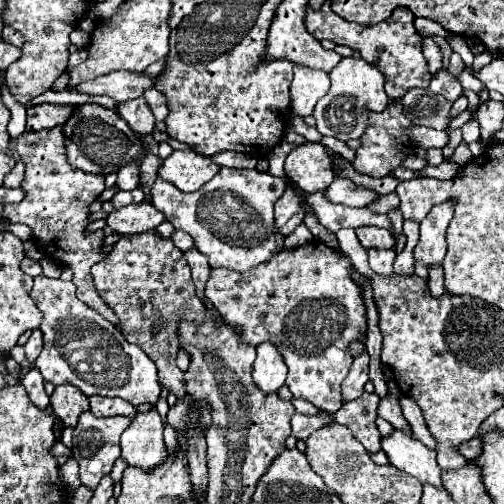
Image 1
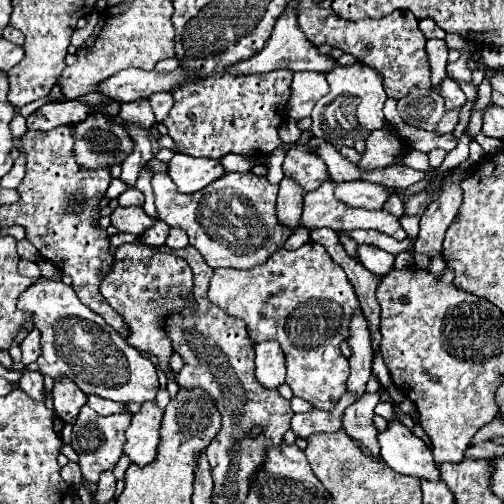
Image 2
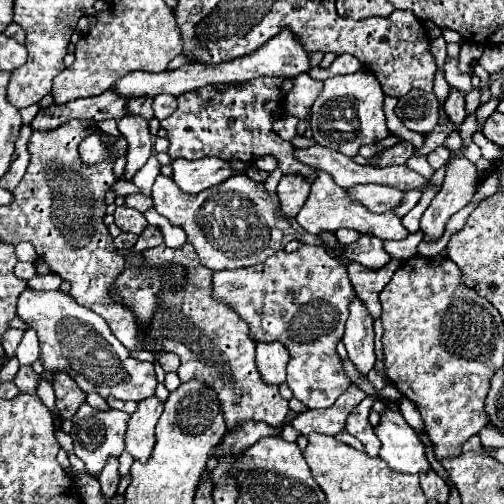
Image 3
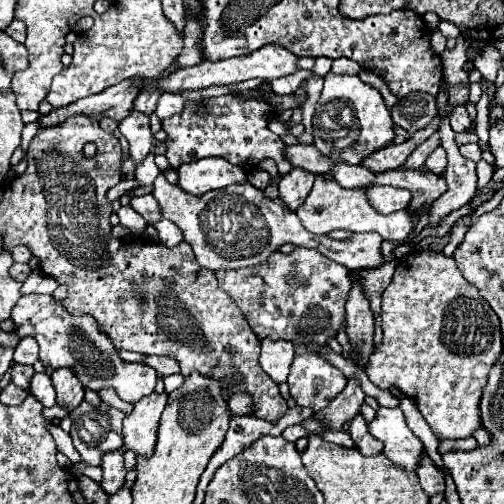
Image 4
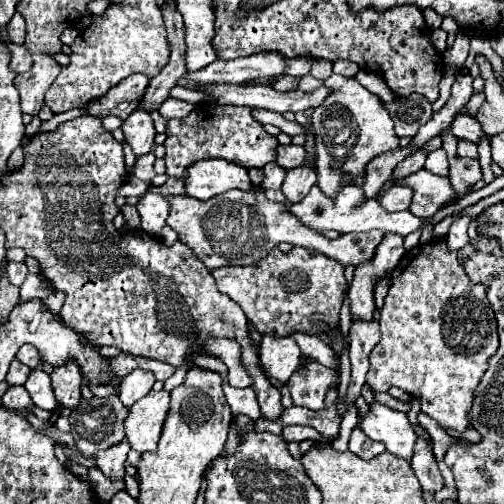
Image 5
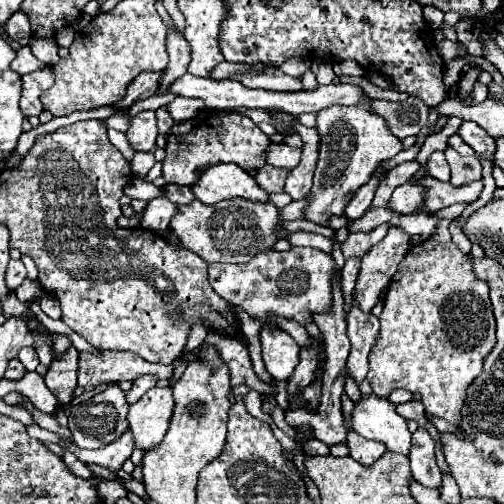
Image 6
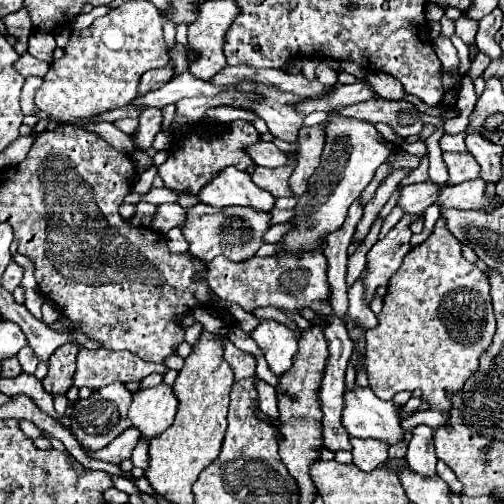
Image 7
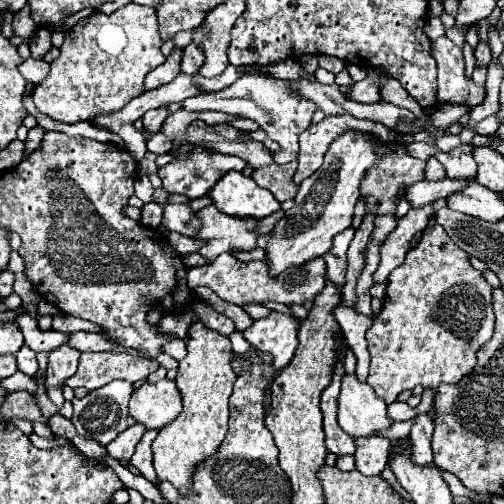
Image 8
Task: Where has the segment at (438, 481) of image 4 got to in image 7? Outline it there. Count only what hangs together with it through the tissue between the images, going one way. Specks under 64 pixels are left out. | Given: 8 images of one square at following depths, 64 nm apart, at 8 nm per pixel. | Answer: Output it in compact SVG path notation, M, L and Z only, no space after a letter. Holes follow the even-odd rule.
M416 426L408 444L406 460L410 464L410 470L424 476L424 478L436 478L436 448L432 444L434 430L430 426Z

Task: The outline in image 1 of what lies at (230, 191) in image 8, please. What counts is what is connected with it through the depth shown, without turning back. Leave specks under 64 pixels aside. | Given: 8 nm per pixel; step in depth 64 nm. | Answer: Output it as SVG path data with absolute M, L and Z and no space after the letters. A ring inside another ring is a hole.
M174 150L168 158L162 160L158 168L158 176L162 180L172 182L182 192L196 192L202 184L206 184L220 170L208 156L200 156L196 152Z

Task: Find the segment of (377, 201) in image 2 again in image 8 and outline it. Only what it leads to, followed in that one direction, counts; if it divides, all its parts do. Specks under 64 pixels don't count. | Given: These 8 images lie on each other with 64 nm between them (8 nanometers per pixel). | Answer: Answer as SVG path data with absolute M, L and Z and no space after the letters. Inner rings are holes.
M422 180L412 184L412 188L406 188L406 202L412 208L424 208L440 198L448 198L452 192L458 192L468 180L438 180L438 182L430 182L430 180Z

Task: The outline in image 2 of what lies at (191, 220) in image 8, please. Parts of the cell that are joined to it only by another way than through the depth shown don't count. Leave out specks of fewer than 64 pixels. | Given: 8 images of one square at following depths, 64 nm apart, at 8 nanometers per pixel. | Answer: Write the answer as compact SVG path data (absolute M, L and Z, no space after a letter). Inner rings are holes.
M128 188L118 196L120 206L142 206L144 204L144 194L138 188Z

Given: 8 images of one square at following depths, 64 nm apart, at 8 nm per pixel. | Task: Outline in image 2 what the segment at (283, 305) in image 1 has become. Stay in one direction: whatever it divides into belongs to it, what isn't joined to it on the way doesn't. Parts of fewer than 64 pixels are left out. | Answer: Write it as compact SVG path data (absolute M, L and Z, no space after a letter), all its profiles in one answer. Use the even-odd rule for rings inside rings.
M308 242L298 250L282 248L280 252L274 252L264 264L258 264L250 270L218 268L214 270L214 276L210 280L208 298L230 316L244 320L248 336L254 344L266 340L280 342L280 348L286 356L288 386L292 388L294 396L304 398L318 410L330 410L338 404L340 396L346 392L346 378L350 374L348 358L340 352L340 344L348 340L350 320L356 308L360 308L360 302L342 266L330 258L328 250L322 244Z

